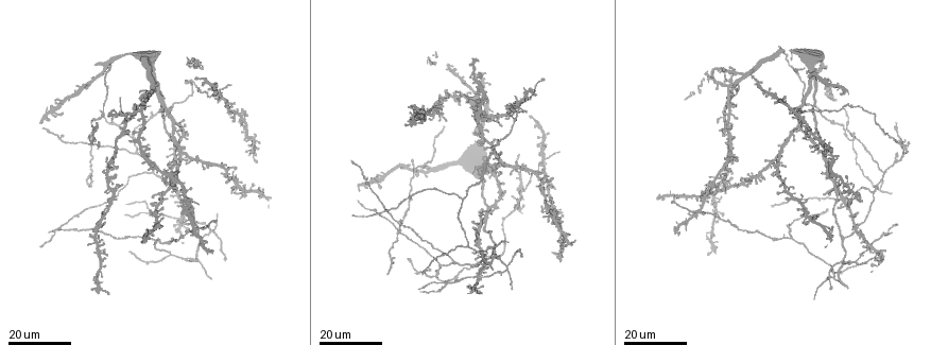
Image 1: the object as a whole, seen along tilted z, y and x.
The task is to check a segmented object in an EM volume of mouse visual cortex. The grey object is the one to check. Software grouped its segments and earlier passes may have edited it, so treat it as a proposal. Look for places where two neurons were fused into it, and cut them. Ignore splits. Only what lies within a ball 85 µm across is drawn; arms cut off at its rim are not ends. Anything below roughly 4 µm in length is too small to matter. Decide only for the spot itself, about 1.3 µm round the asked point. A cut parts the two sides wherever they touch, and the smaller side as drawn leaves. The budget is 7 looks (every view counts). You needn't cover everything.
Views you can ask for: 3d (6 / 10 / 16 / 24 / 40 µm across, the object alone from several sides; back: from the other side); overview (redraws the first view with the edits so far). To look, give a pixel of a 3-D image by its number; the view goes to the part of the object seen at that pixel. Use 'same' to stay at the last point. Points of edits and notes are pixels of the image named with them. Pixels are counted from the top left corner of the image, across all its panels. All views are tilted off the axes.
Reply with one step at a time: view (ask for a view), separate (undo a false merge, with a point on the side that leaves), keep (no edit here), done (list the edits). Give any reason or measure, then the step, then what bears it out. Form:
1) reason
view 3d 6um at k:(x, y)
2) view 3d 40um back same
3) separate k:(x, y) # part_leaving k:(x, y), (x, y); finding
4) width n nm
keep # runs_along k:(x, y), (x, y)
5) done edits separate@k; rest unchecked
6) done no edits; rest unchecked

three arms meet
view 3d 16um at 1:(853, 142)

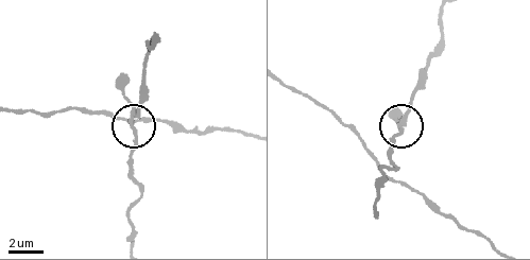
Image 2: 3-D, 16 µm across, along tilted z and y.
view 3d 10um at 2:(130, 120)

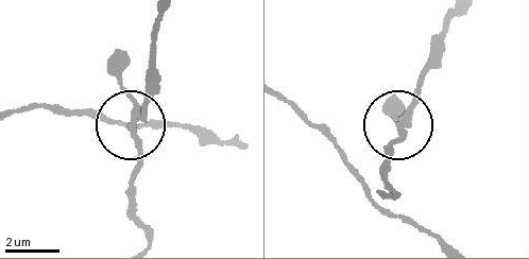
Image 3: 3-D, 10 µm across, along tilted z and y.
arms 3
keep # all the same neuron

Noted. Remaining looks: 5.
three arms meet
view 3d 16um at 1:(546, 159)

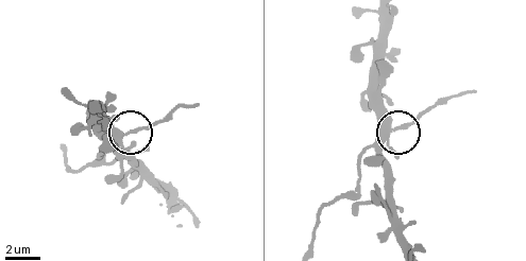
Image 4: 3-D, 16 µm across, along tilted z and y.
view 3d 6um at 4:(120, 135)

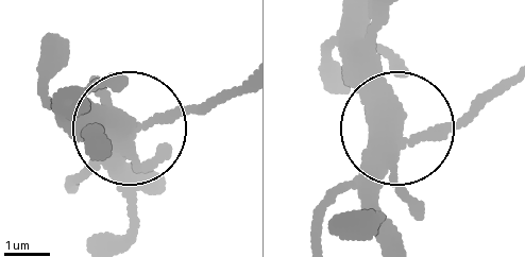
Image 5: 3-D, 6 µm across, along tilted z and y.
side_arm 6 um
keep # runs_along 5:(317, 238), (331, 199), (384, 140), (456, 127), (512, 87); all the same neuron

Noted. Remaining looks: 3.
a fork
view 3d 16um at 1:(209, 230)

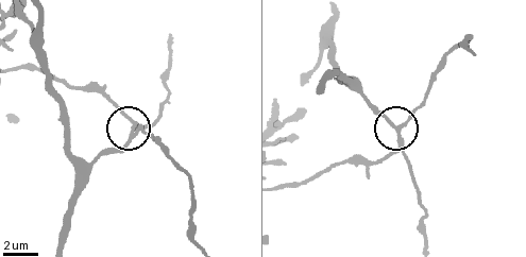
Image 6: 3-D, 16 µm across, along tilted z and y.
zoom in
view 3d 10um at 6:(400, 128)

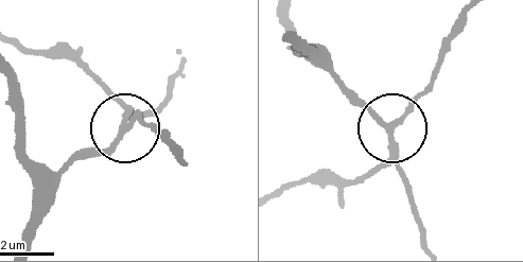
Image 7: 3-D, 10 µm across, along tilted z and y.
side_arm 16 um
keep # runs_along 7:(21, 240), (38, 201), (75, 159), (129, 123), (157, 126); continuous, no second neuron

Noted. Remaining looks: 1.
done no edits; rest unchecked

